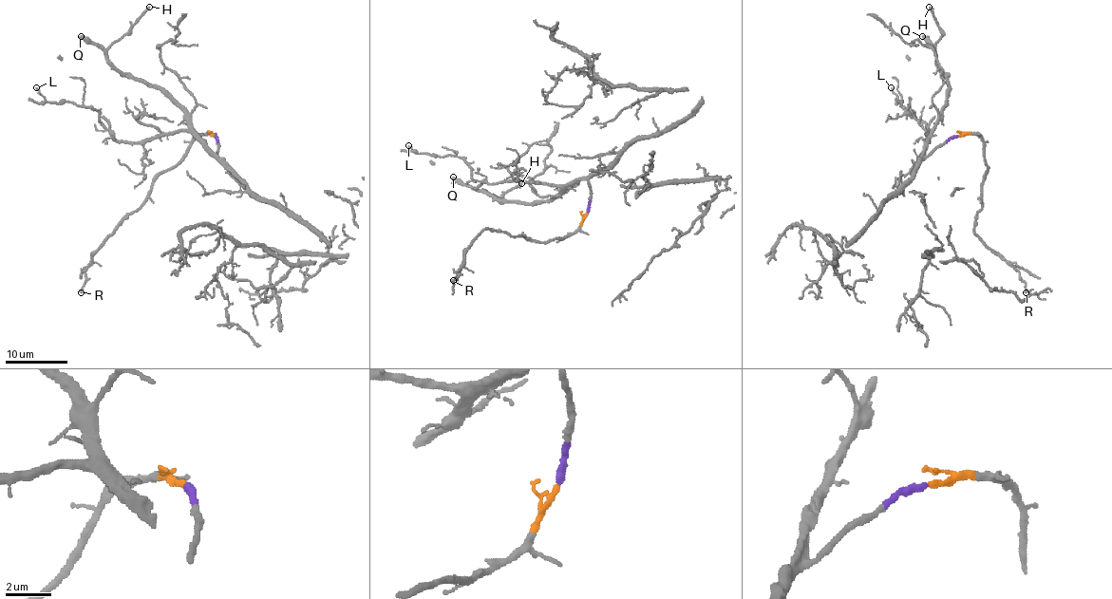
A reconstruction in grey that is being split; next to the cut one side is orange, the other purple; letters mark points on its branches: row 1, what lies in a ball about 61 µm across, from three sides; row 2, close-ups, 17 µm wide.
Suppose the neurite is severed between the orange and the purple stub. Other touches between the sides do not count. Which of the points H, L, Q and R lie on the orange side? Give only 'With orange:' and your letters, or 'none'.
With orange: R

